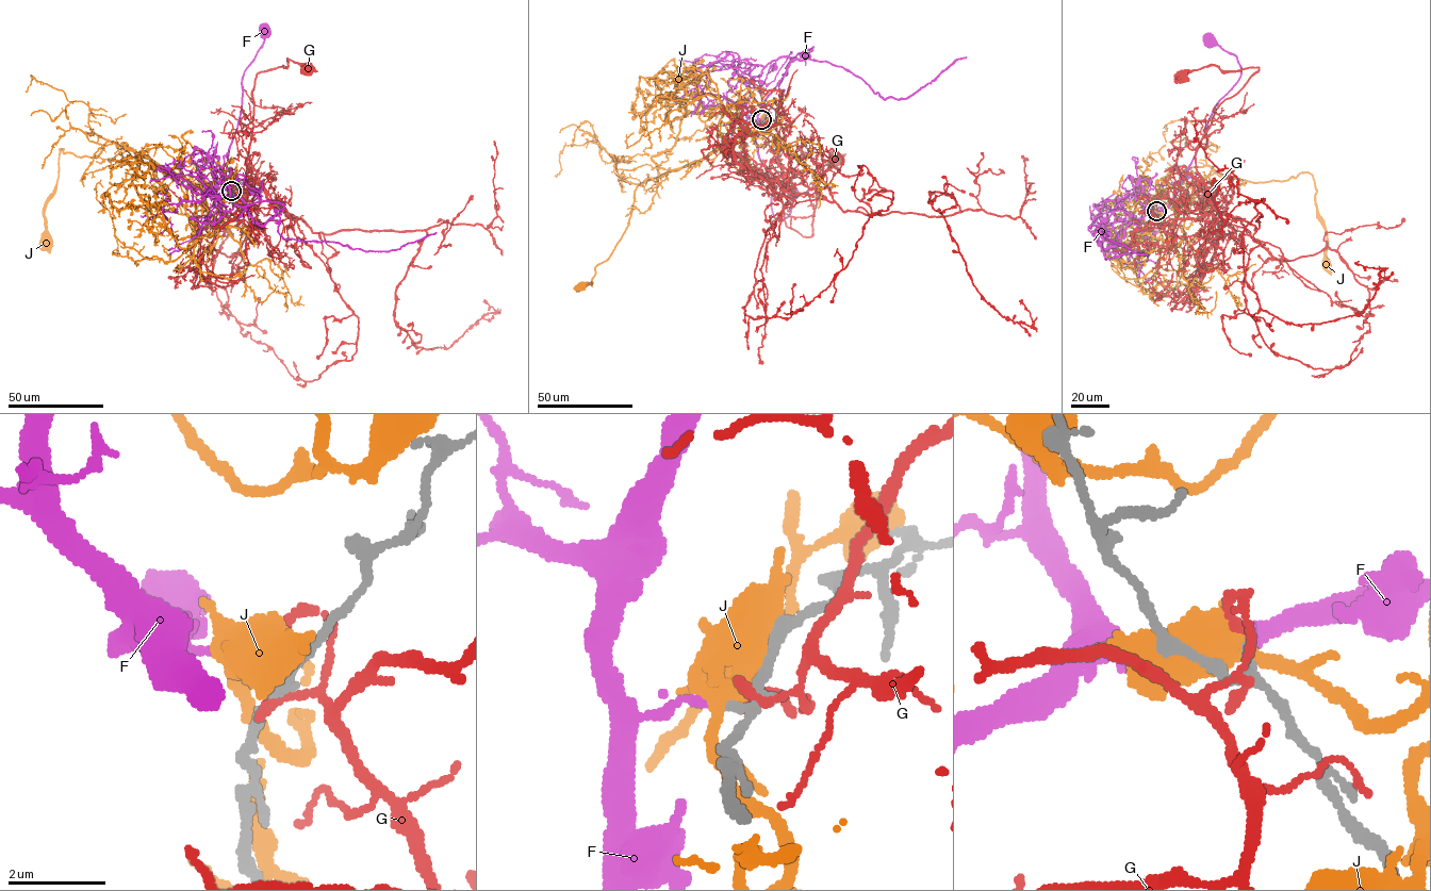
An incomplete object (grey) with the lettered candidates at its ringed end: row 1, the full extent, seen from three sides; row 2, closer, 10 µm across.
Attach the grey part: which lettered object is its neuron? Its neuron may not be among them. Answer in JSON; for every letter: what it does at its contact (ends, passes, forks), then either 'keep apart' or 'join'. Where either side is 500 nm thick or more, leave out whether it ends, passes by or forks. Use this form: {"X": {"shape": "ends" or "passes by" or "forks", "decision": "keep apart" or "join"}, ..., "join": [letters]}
{"F": {"shape": "ends", "decision": "join"}, "G": {"shape": "ends", "decision": "keep apart"}, "J": {"shape": "forks", "decision": "keep apart"}, "join": ["F"]}

